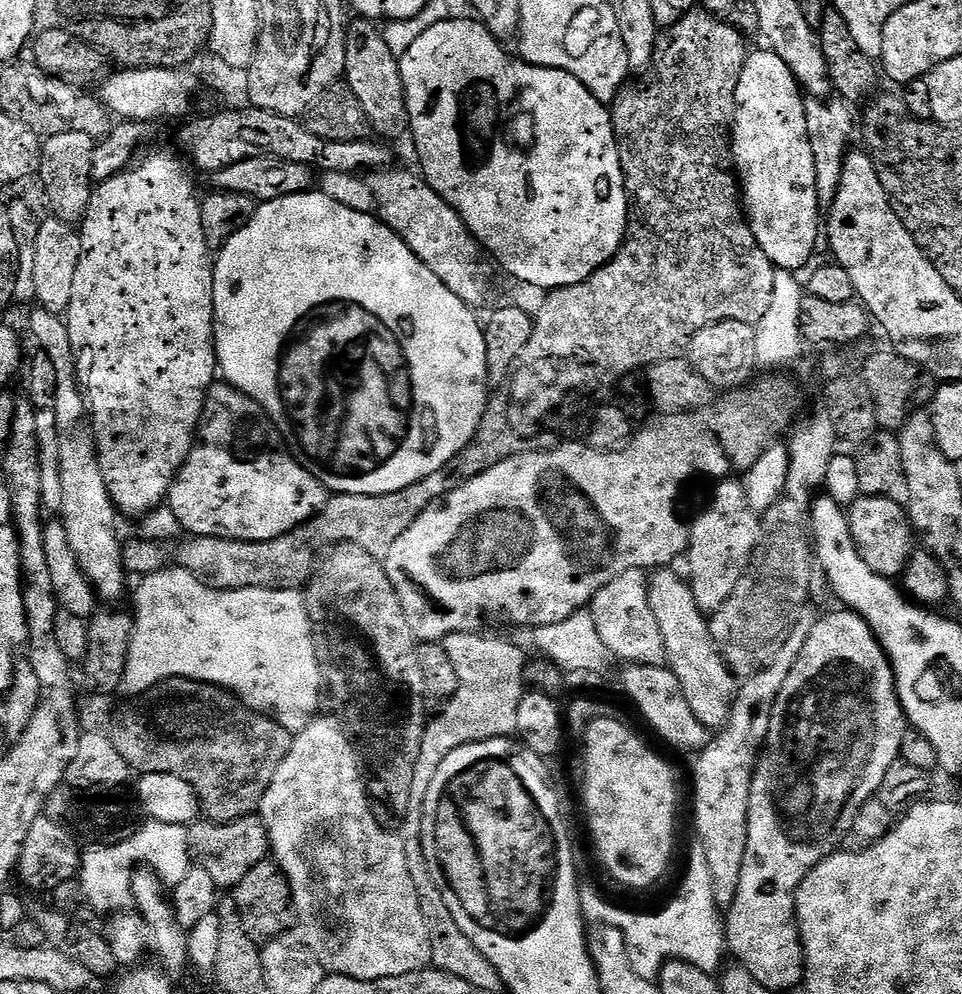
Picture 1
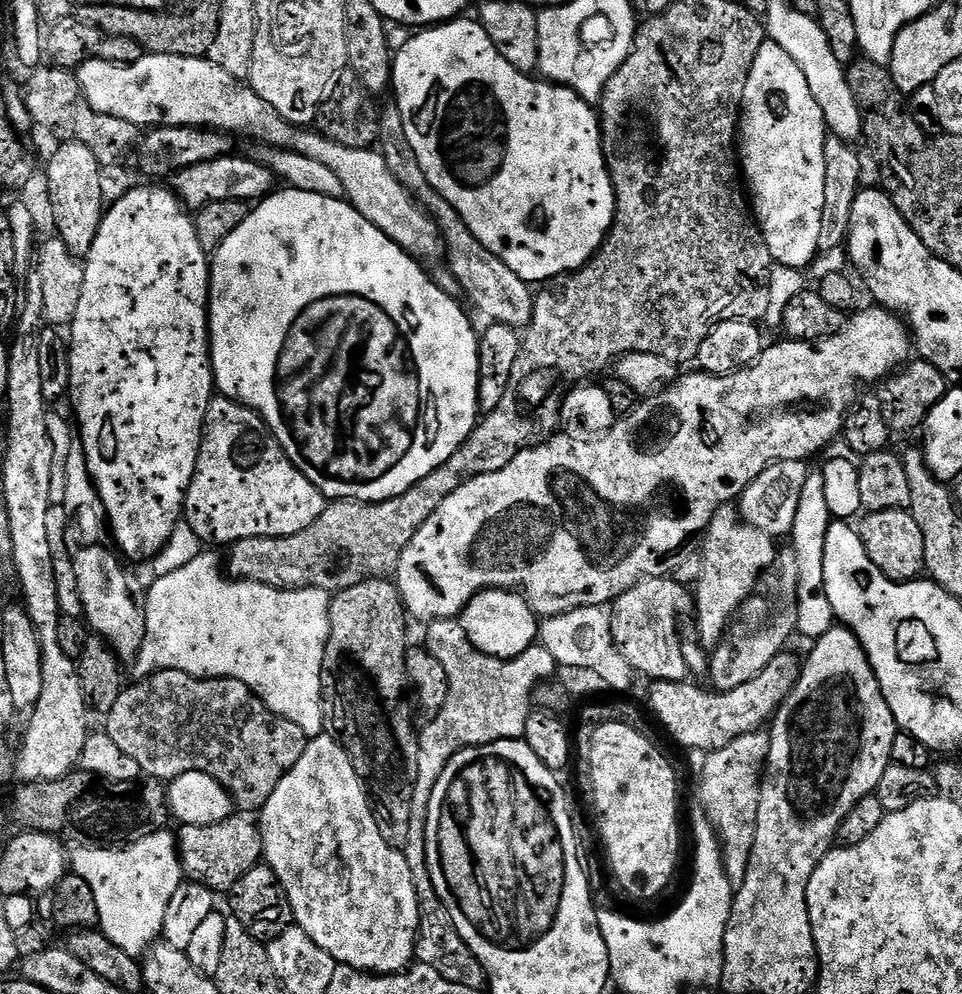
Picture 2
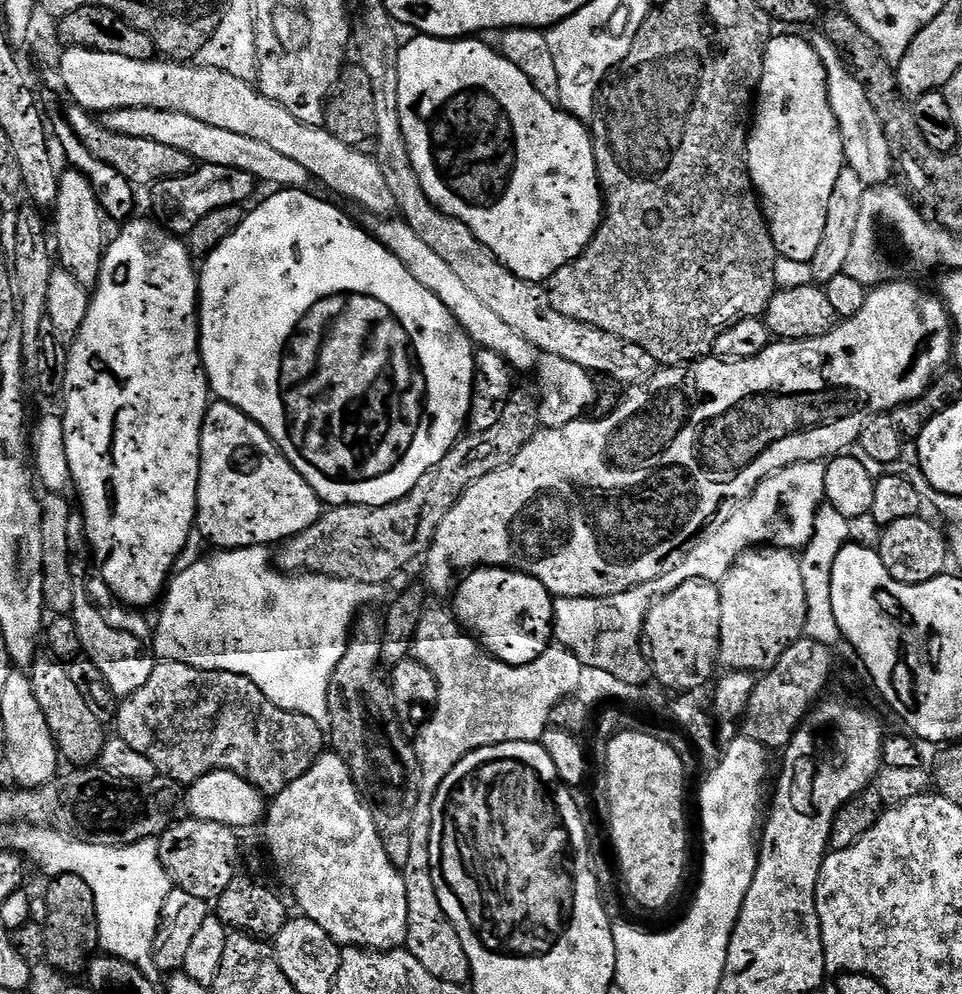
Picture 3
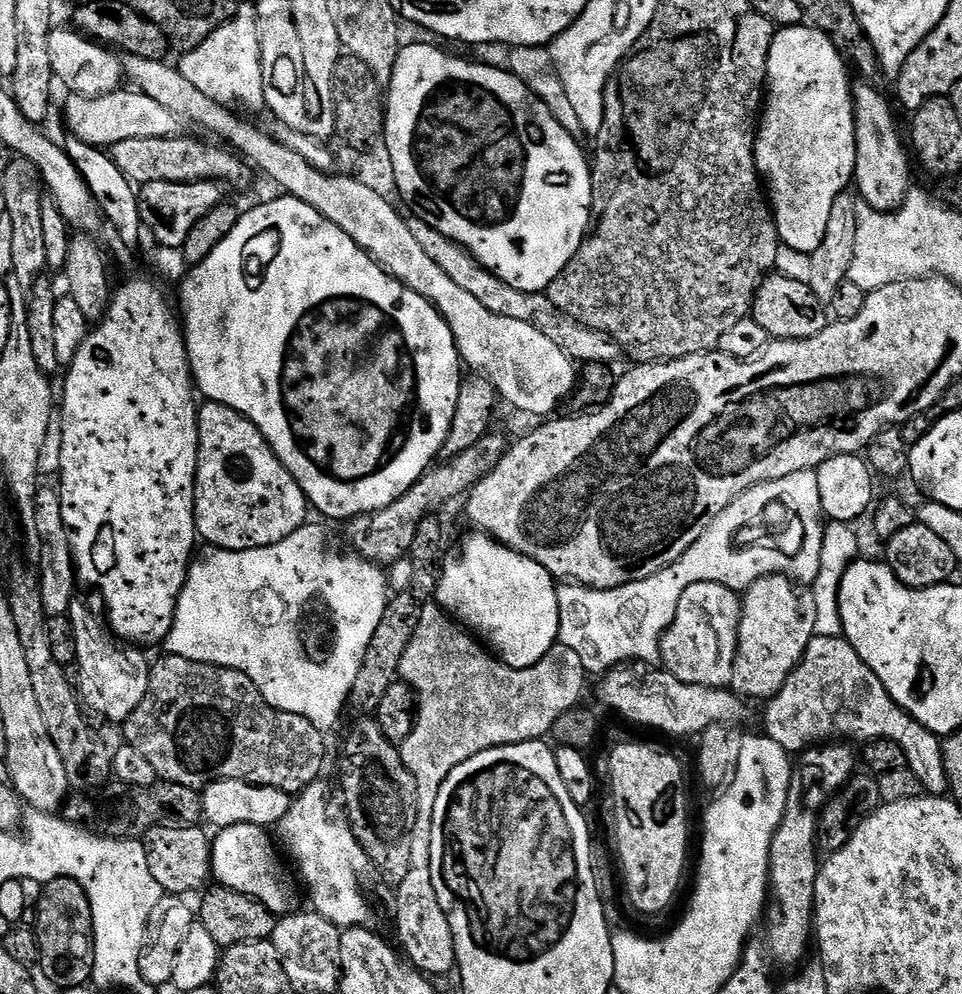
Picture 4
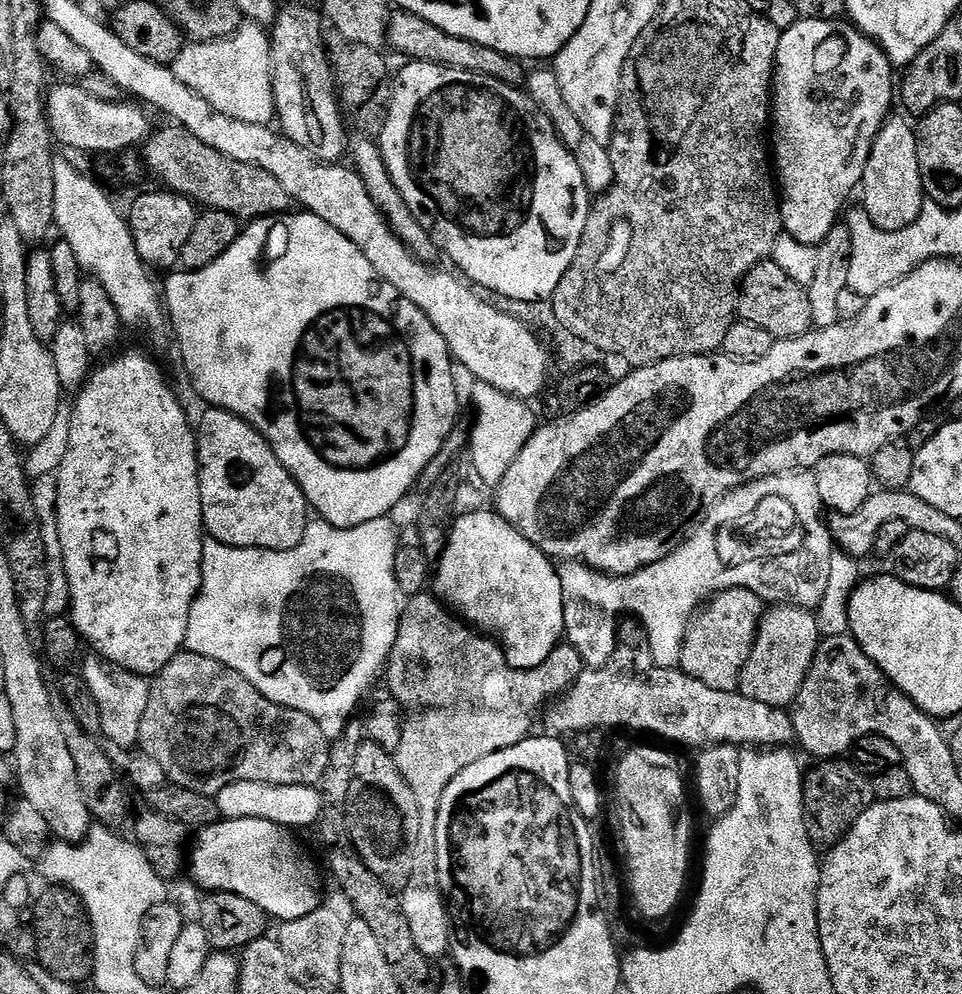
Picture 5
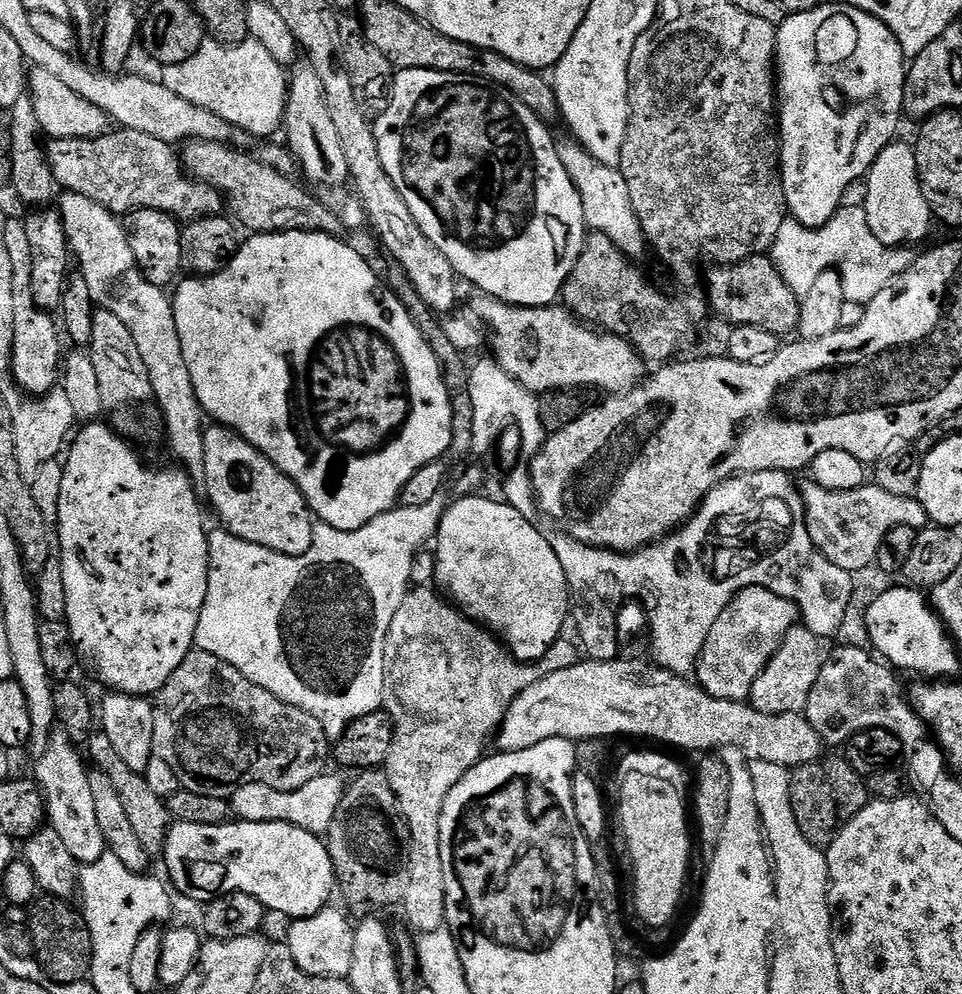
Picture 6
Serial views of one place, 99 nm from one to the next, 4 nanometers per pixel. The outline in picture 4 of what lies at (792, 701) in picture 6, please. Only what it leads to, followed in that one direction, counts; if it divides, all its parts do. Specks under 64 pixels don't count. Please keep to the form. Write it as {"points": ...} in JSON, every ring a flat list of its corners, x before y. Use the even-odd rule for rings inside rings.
{"points":[[787,575,763,576,743,593,730,685,737,696,749,701,771,700,806,654,806,646,816,635,817,607,811,594,803,596,795,587,799,588]]}

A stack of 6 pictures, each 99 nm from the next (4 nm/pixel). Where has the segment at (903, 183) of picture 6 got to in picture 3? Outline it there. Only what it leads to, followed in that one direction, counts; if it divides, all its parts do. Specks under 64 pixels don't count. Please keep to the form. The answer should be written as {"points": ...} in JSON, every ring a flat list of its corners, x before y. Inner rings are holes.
{"points":[[816,34,810,40,812,49,818,54,818,58,824,67,824,73,828,75,828,97,830,98,830,110,834,110,834,118,840,127,842,142,844,143,844,159,847,167,862,178,866,186,884,186,894,176,894,161,890,144,886,142,886,132,882,130,882,124,878,122,878,114,874,114,874,106,870,106,870,98,866,98,866,90,854,74,850,74,848,65,845,64,838,50,822,34]]}

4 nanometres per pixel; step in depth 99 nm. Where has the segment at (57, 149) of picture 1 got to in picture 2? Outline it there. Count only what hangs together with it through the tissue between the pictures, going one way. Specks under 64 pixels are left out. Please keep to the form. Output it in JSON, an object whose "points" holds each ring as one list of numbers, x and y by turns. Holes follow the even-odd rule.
{"points":[[64,142,59,147,60,149,49,158,46,166,50,202,53,203,56,223,55,235,62,242,66,242,66,250,70,250,70,254,77,258,87,258,106,211,104,180,100,177,102,166,98,158,94,158,94,154,86,150,86,146]]}

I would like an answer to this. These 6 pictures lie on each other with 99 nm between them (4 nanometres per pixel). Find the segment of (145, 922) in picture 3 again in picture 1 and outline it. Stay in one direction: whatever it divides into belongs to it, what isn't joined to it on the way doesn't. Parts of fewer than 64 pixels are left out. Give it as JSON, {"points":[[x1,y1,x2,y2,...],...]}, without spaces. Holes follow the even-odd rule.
{"points":[[147,819,132,838,122,843,89,849,81,857,78,877,87,905,98,912,109,913,108,915,120,914,131,909,134,904,133,870,139,866,151,868,165,887,176,887,183,878,186,878,186,874,192,867,191,831,182,824]]}

